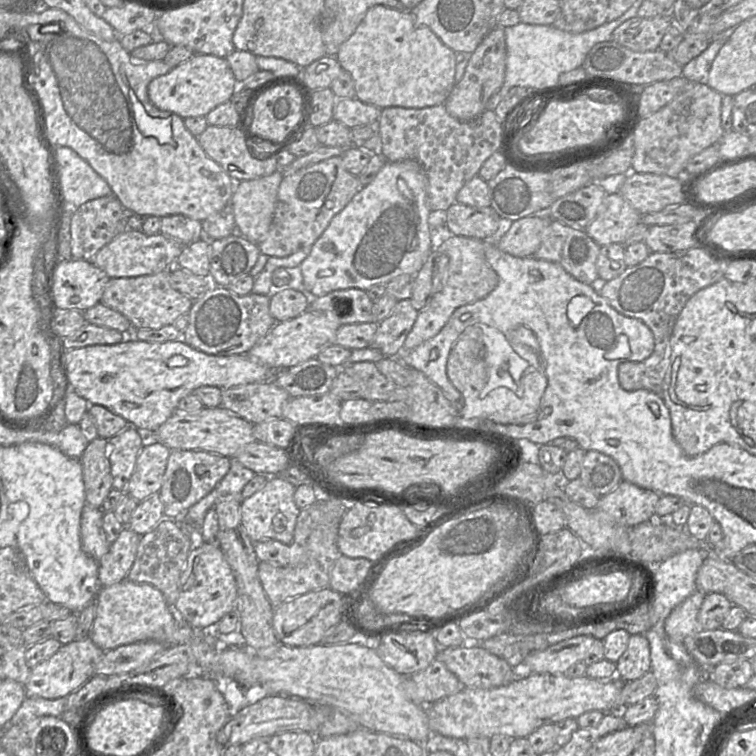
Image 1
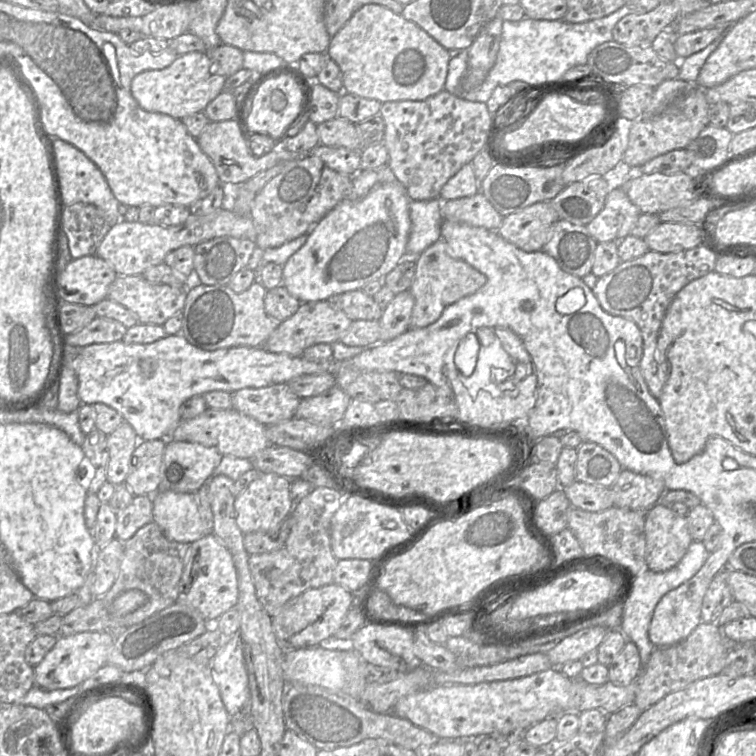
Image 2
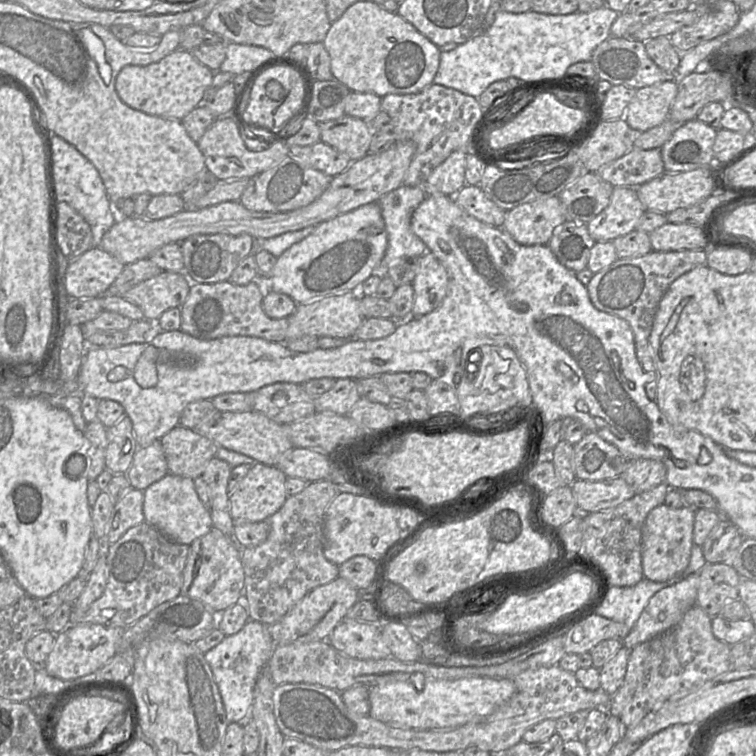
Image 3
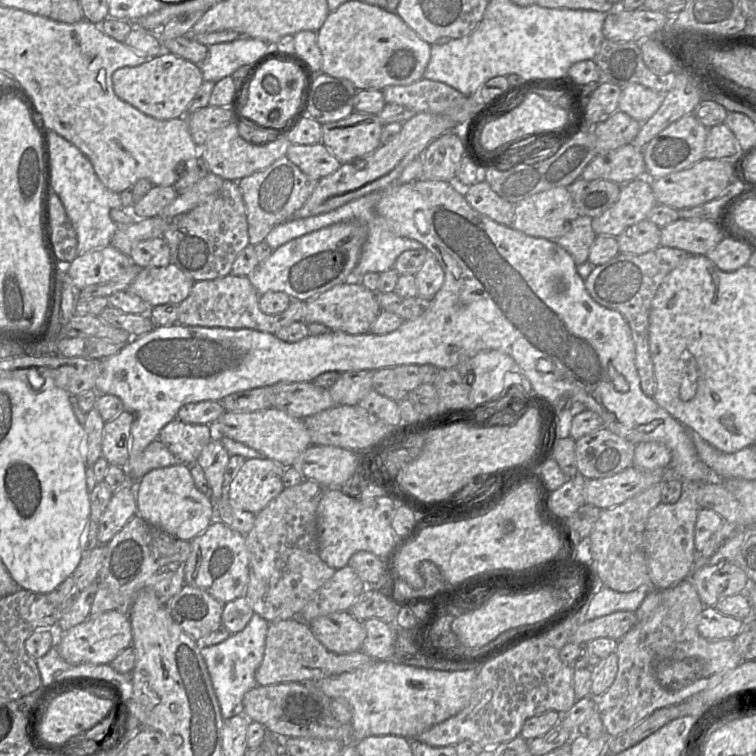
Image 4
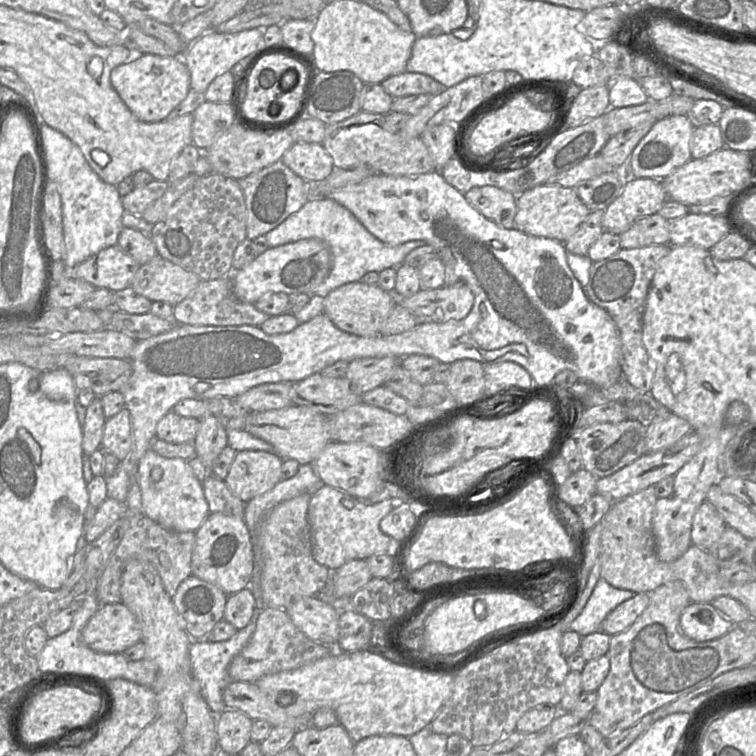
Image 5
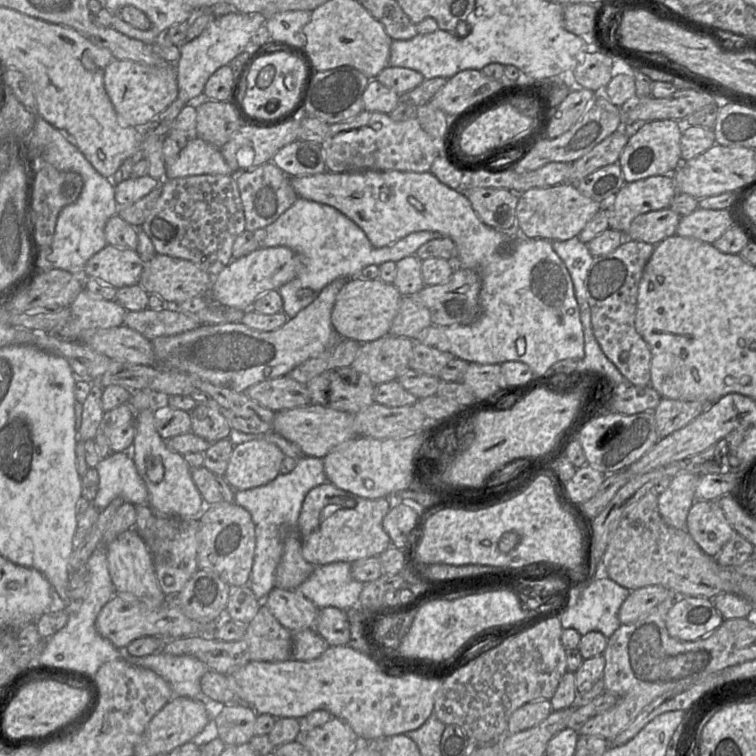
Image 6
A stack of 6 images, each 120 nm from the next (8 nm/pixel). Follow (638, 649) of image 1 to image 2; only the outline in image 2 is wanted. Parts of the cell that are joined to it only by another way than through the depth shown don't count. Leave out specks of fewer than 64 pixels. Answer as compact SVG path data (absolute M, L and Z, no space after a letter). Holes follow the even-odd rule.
M627 641L608 666L609 682L616 686L627 686L637 679L641 671L638 648L632 641Z

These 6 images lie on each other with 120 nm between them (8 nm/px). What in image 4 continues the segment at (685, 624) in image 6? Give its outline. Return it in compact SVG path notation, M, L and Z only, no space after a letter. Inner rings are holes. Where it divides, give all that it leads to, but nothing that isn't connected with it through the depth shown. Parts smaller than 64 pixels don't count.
M704 607L698 623L699 634L709 640L734 639L745 621L721 614L715 607Z

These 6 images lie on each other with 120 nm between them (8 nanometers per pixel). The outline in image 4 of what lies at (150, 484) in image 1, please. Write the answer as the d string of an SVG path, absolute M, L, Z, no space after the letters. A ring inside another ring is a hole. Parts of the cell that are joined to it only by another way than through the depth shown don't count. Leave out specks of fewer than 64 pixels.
M156 439L146 449L125 467L129 479L139 481L146 473L153 469L163 468L178 464L178 459L171 453L168 447Z

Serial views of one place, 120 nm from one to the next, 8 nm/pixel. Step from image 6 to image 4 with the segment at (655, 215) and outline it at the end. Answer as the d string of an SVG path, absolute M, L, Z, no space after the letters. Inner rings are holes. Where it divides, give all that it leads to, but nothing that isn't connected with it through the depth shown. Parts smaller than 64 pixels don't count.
M648 219L628 226L616 239L620 253L644 254L660 245L661 228Z

